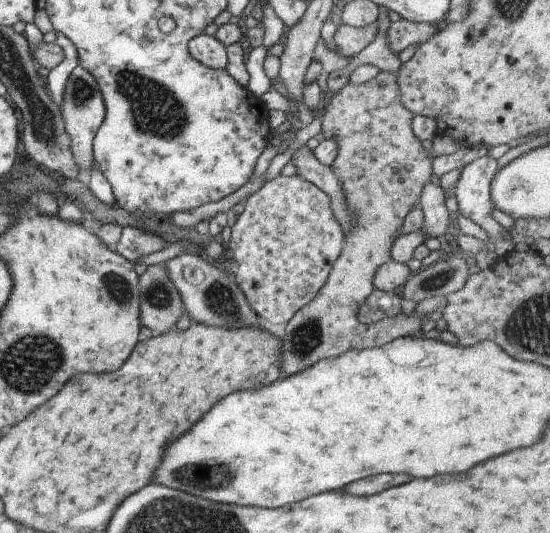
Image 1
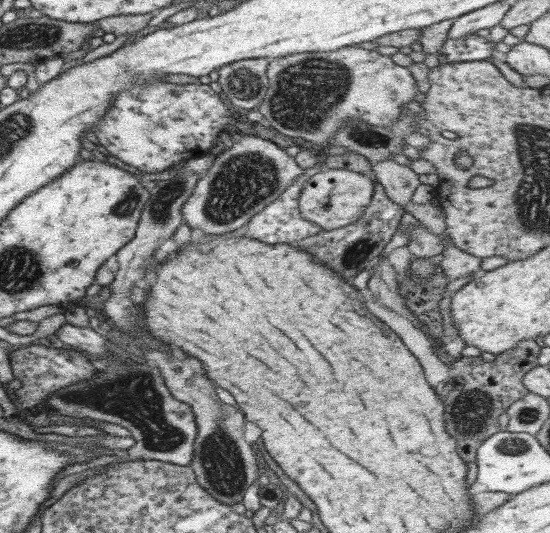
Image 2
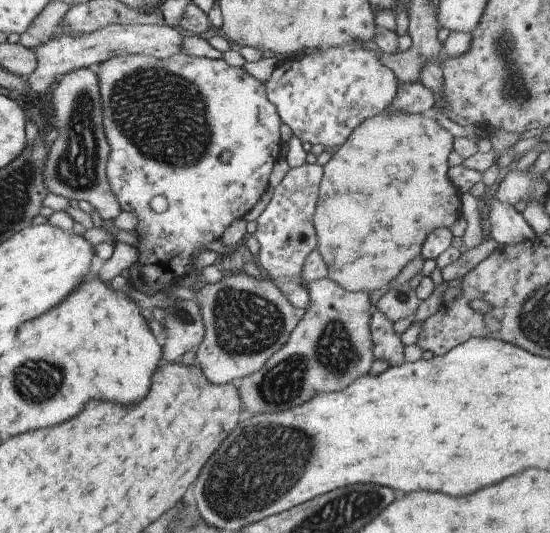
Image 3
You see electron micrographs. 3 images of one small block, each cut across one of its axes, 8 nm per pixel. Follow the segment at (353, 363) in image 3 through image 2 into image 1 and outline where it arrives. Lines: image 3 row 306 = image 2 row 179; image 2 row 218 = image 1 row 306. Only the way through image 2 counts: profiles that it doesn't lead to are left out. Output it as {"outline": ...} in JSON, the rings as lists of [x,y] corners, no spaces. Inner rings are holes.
{"outline":[[[379,71],[375,78],[371,78],[367,82],[361,84],[353,84],[351,82],[345,84],[341,89],[338,90],[333,96],[329,96],[326,102],[322,102],[323,107],[321,107],[320,102],[325,100],[324,96],[326,91],[326,87],[324,89],[320,89],[321,98],[318,102],[317,107],[315,107],[312,111],[310,111],[311,115],[321,114],[321,126],[320,131],[318,132],[316,139],[317,140],[327,140],[334,139],[336,141],[336,155],[333,159],[333,162],[330,164],[330,169],[332,173],[336,176],[338,183],[340,184],[340,188],[346,197],[346,203],[344,206],[349,213],[355,215],[352,218],[352,224],[354,227],[347,231],[344,234],[344,239],[342,240],[342,249],[340,250],[339,256],[335,259],[331,270],[329,271],[328,277],[324,282],[324,285],[320,287],[320,291],[318,294],[311,299],[310,303],[307,303],[304,307],[301,307],[297,313],[295,313],[286,323],[283,330],[283,336],[281,336],[281,370],[289,376],[289,374],[295,374],[295,372],[301,372],[301,370],[305,370],[307,366],[311,366],[311,364],[315,364],[315,362],[321,360],[321,358],[335,358],[340,354],[343,354],[346,350],[349,349],[364,349],[367,347],[374,347],[385,344],[386,342],[373,342],[375,340],[375,330],[373,330],[373,326],[369,328],[369,332],[367,332],[367,325],[363,325],[358,321],[357,318],[357,308],[364,301],[364,298],[373,290],[372,288],[372,276],[374,272],[379,268],[379,266],[385,264],[387,260],[389,260],[389,250],[391,245],[393,244],[394,237],[398,236],[398,233],[401,230],[402,222],[404,221],[404,216],[411,210],[413,207],[417,206],[418,198],[420,197],[421,190],[423,190],[423,186],[428,183],[429,176],[432,173],[432,160],[435,157],[441,155],[450,155],[457,151],[461,144],[457,141],[452,140],[449,136],[439,136],[435,135],[435,137],[431,140],[431,149],[425,150],[422,147],[421,142],[411,133],[411,118],[415,114],[413,114],[410,110],[407,110],[402,105],[400,101],[400,90],[398,84],[396,83],[395,76],[388,74],[384,71]]]}

